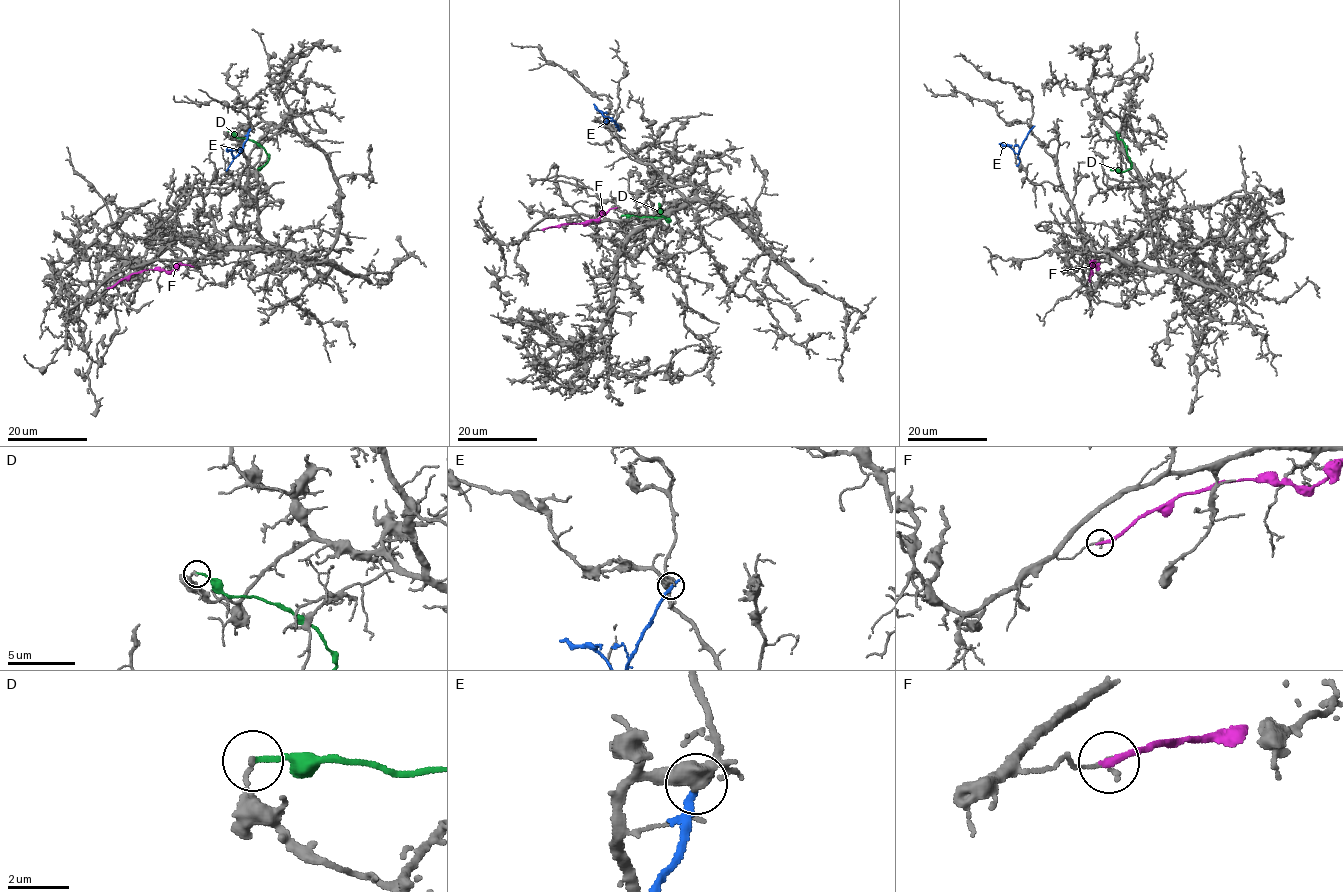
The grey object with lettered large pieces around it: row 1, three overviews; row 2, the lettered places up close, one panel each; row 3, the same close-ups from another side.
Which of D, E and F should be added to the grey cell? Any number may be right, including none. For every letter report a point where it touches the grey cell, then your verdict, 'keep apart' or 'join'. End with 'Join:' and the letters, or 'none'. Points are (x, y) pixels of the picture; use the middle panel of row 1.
D: contact (621, 215); keep apart
E: contact (618, 128); keep apart
F: contact (543, 229); keep apart
Join: none

